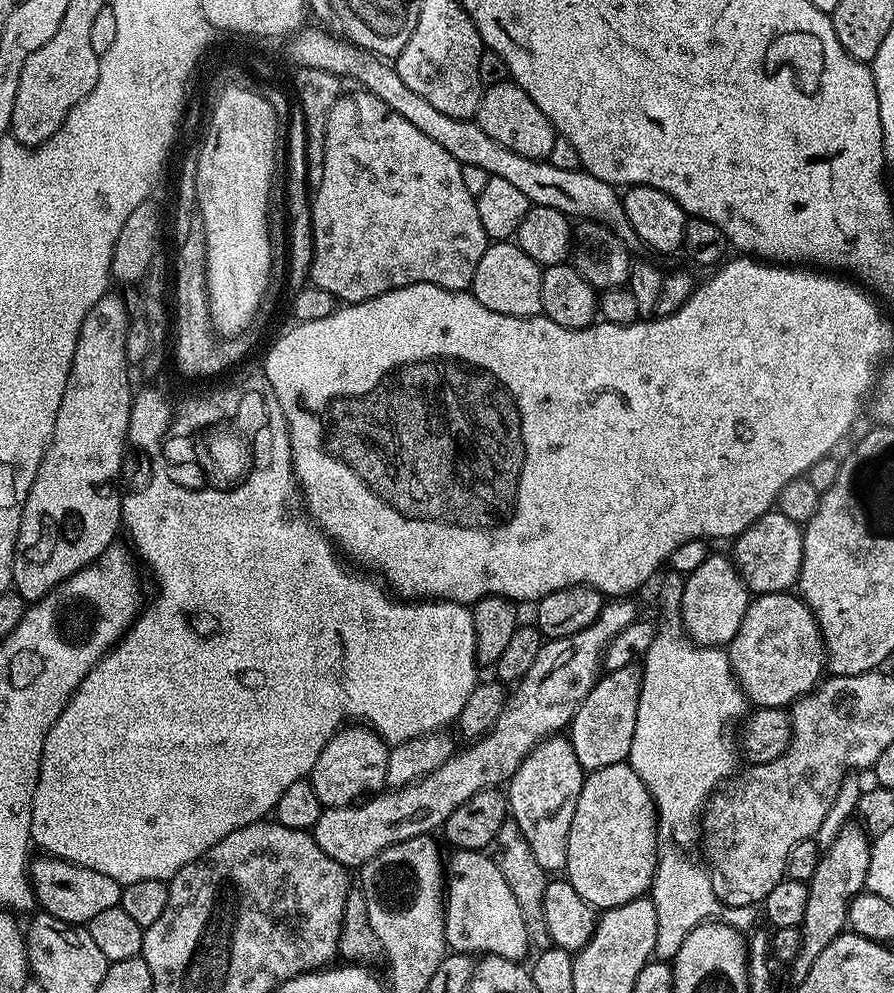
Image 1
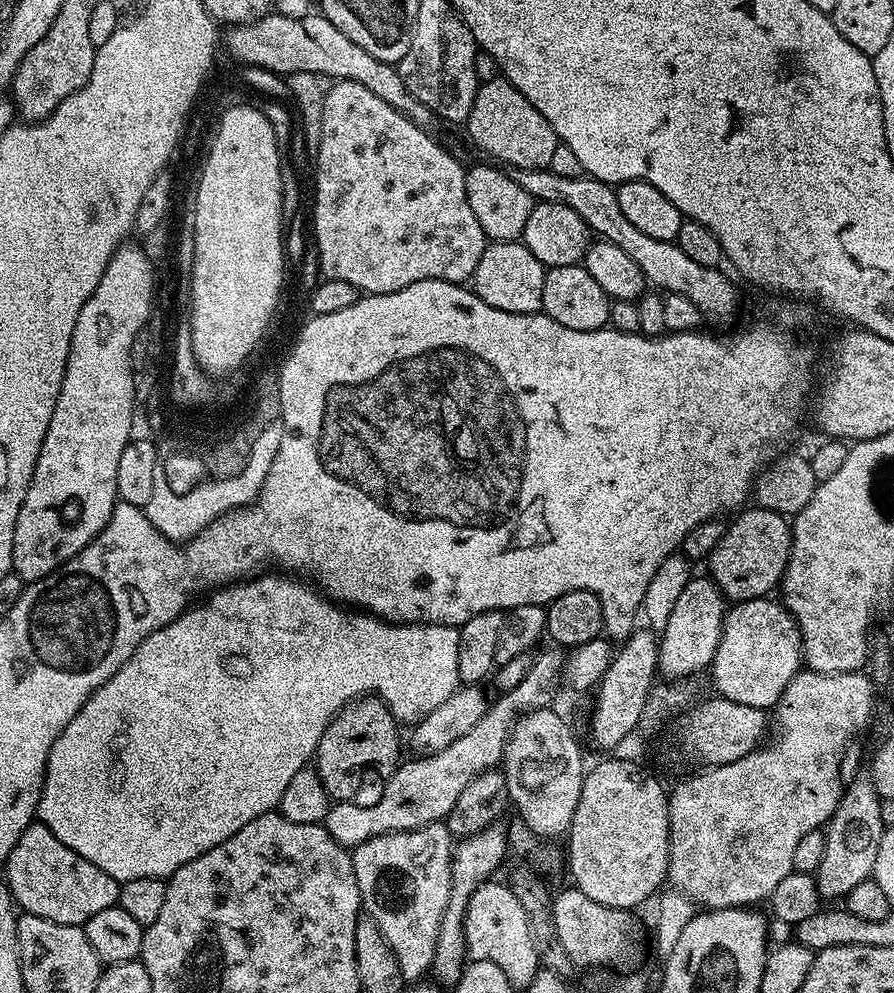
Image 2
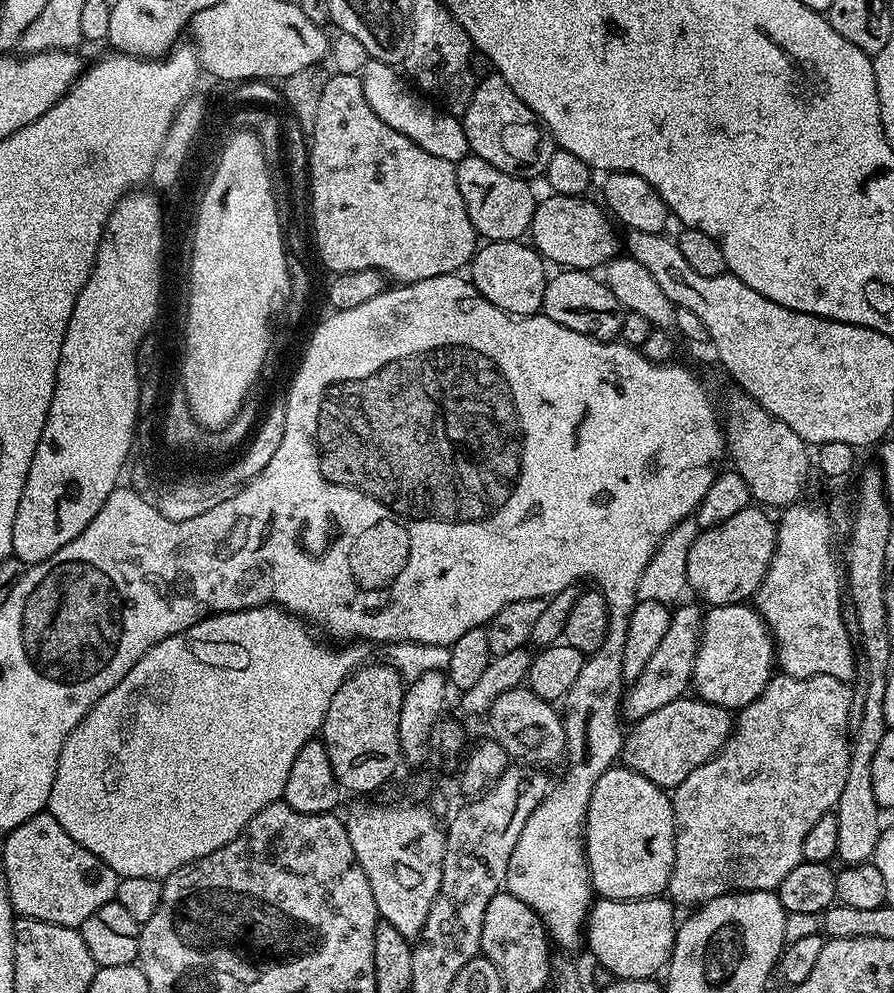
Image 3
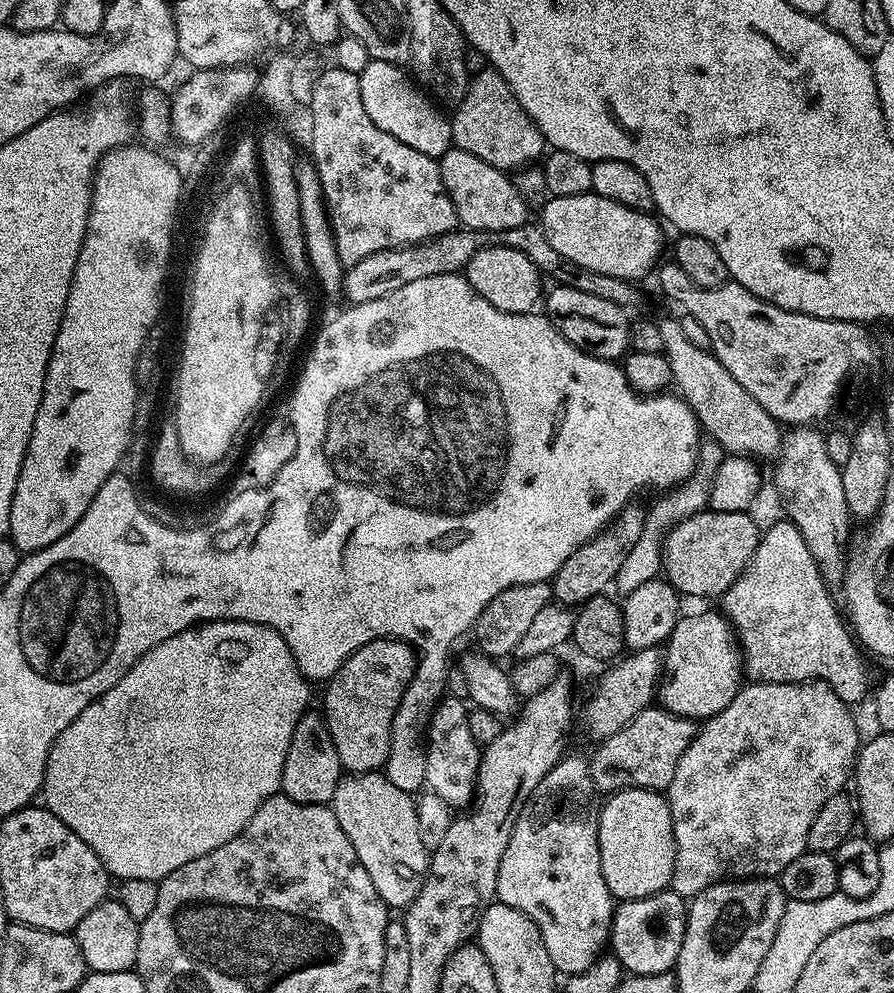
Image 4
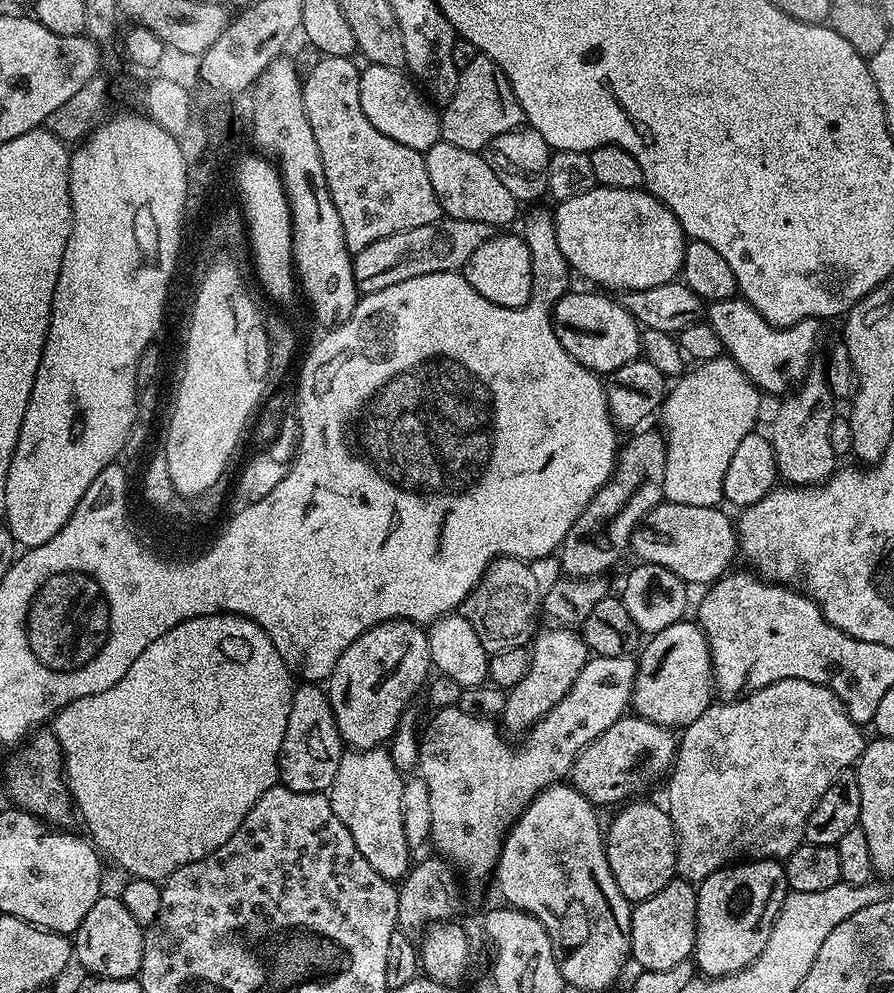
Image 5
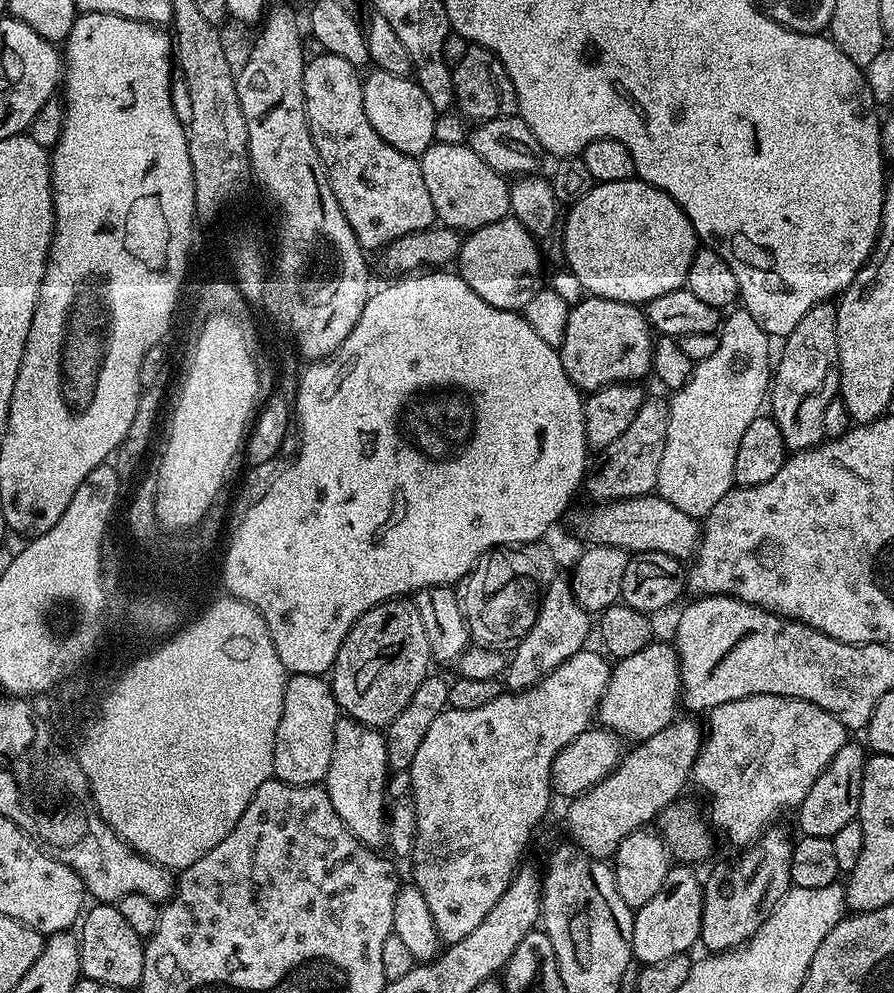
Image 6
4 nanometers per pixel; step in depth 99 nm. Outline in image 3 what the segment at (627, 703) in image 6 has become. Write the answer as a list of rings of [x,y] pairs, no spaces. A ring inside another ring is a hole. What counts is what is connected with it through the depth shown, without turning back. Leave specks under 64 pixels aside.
[[[751,603],[718,604],[703,613],[691,683],[699,699],[729,710],[745,708],[764,693],[774,675],[775,664],[772,634]]]

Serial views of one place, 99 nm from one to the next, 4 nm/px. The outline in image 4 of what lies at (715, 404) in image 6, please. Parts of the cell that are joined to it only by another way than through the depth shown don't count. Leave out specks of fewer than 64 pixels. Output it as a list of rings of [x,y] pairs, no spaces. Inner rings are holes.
[[[715,442],[701,443],[700,459],[696,462],[696,471],[687,480],[682,481],[675,488],[663,493],[657,499],[660,501],[652,509],[650,507],[647,509],[644,518],[644,529],[638,538],[638,542],[634,542],[634,546],[626,554],[622,566],[618,566],[614,588],[617,588],[620,594],[627,594],[638,590],[638,586],[642,586],[642,582],[650,582],[661,575],[662,549],[665,536],[667,536],[668,531],[675,524],[682,522],[687,516],[693,516],[708,508],[710,486],[712,485],[712,479],[718,470],[721,459],[722,449],[719,444]]]

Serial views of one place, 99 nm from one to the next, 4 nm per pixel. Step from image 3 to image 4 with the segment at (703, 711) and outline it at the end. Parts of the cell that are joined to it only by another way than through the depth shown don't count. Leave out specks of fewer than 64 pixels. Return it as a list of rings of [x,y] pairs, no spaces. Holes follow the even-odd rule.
[[[662,706],[642,710],[642,714],[618,730],[618,734],[605,736],[597,743],[600,745],[596,753],[590,756],[595,791],[611,794],[624,788],[649,788],[663,793],[674,778],[674,770],[678,770],[678,758],[686,754],[686,746],[690,746],[697,731],[697,721],[668,712]]]

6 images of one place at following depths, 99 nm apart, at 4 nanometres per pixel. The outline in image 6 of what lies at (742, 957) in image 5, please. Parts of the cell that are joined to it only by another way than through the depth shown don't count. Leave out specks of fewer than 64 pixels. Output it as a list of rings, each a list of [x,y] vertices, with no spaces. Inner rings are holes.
[[[773,826],[756,839],[754,844],[747,845],[733,864],[720,864],[708,880],[703,881],[704,909],[700,927],[701,945],[708,947],[712,954],[730,952],[734,948],[747,944],[748,939],[770,918],[772,907],[793,887],[790,878],[790,854],[793,837],[788,837]]]

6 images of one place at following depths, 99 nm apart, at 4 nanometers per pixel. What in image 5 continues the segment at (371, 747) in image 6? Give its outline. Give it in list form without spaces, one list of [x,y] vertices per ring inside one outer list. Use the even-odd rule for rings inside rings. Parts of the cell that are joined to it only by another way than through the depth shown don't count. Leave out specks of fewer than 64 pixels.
[[[387,747],[348,750],[338,762],[338,774],[330,789],[334,814],[338,814],[342,826],[350,830],[354,846],[358,846],[362,858],[382,874],[382,878],[399,882],[410,867],[408,860],[408,828],[404,825],[404,780],[395,768]]]

